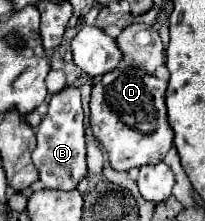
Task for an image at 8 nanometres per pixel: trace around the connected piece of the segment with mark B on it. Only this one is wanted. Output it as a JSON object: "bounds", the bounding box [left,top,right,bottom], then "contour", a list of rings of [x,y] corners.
{"bounds":[33,86,87,190],"contour":[[[67,86],[63,92],[55,94],[49,100],[49,112],[35,128],[35,134],[37,134],[37,148],[33,156],[43,186],[57,190],[75,190],[81,178],[87,176],[83,108],[81,108],[81,94],[77,88]]]}

